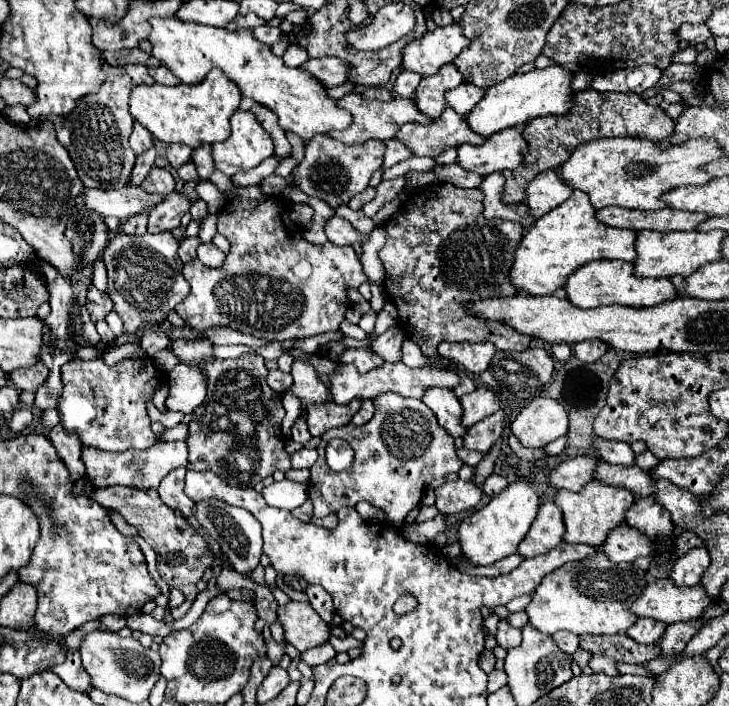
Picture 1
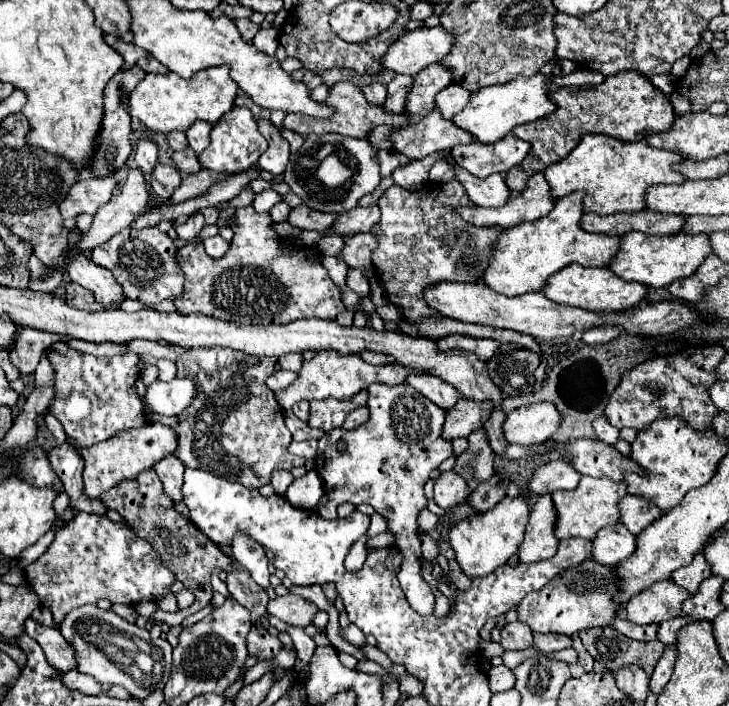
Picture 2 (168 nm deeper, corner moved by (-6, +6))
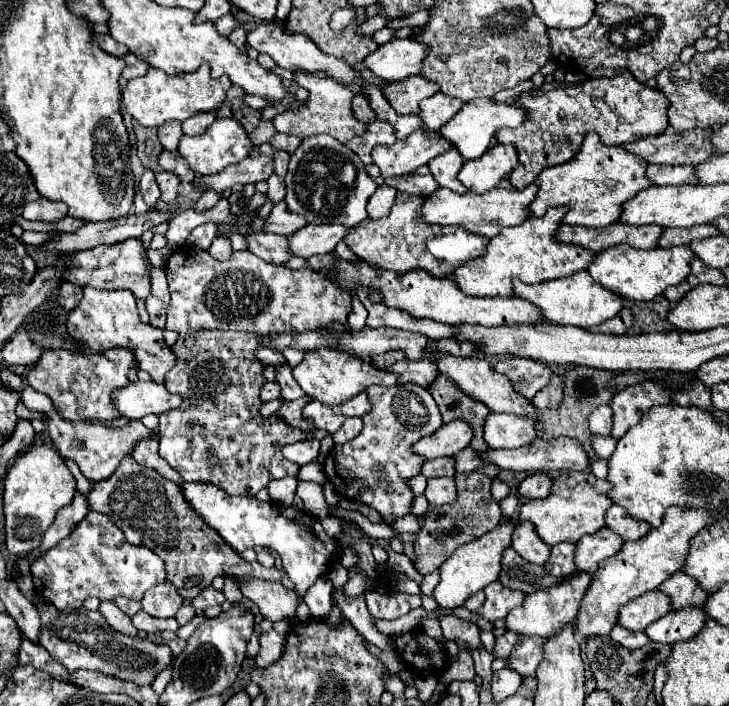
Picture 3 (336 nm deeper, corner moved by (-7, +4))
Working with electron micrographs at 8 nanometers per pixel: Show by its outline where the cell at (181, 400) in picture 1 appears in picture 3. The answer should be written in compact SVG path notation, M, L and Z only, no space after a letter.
M155 381L129 383L115 397L117 409L129 419L141 419L149 413L161 415L165 411L179 407L181 401L183 401L181 395L169 393L163 383Z

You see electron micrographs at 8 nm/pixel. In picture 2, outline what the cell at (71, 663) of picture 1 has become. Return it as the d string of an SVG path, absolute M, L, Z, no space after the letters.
M26 619L26 633L42 647L46 661L58 669L58 671L68 671L76 667L76 659L74 659L74 649L66 643L66 639L62 639L58 629L50 629L40 625L34 619Z

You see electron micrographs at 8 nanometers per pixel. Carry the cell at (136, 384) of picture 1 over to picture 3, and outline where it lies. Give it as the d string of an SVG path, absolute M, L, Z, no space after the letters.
M115 347L103 353L75 355L69 351L45 351L37 365L27 373L27 381L35 391L41 391L51 397L53 407L67 421L85 421L85 423L109 423L123 417L115 403L113 395L117 389L129 383L129 369L137 365L131 349Z

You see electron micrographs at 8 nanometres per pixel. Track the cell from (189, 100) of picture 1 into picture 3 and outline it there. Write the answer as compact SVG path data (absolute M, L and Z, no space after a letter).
M201 65L195 73L185 73L183 77L171 77L159 69L149 69L145 77L127 81L123 89L125 111L145 127L159 127L169 121L185 121L197 113L211 113L221 107L227 99L231 81L223 75L221 79L211 79L211 67Z

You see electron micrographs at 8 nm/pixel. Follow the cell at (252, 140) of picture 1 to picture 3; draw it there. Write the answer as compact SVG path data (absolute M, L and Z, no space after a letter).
M215 119L215 123L211 125L211 129L207 129L207 133L199 135L199 137L181 137L179 149L177 149L189 163L189 167L197 173L197 175L211 175L211 173L219 173L229 165L237 165L239 161L247 159L253 151L253 143L247 135L247 131L243 129L243 125L233 119Z

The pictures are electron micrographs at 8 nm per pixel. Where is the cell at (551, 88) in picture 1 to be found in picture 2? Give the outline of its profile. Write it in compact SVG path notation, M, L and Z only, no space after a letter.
M536 73L534 77L516 77L514 81L506 85L492 85L478 93L472 93L466 109L462 109L458 115L454 115L452 123L464 131L468 131L476 141L490 145L502 137L506 137L516 125L524 125L536 119L542 119L554 111L554 103L548 99L550 79L542 73Z

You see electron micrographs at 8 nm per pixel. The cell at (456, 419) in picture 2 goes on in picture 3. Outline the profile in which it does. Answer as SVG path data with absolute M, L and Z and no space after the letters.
M455 419L451 423L445 423L441 429L437 429L431 437L423 437L415 443L415 453L437 459L445 455L455 455L459 449L467 447L473 437L473 427L467 425L463 419Z

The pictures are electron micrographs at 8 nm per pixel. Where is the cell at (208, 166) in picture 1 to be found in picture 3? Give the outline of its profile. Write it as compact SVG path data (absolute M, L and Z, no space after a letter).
M199 113L199 117L189 117L187 121L181 123L183 127L183 133L189 135L189 137L195 137L195 135L201 135L207 131L207 127L215 121L215 113Z

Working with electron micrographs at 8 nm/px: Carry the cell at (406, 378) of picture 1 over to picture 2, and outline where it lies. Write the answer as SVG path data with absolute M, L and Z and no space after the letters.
M318 351L310 361L304 361L302 369L298 371L298 379L290 387L276 393L276 399L284 411L290 411L290 407L302 399L312 401L312 399L334 397L340 401L348 401L352 395L356 395L358 391L366 389L372 383L388 383L388 385L406 383L408 373L410 373L410 369L402 367L400 363L374 367L374 365L362 361L360 355L338 355L334 351Z

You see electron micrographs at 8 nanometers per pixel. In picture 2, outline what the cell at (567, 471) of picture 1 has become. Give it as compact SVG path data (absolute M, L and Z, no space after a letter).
M556 459L534 469L534 475L528 481L528 489L536 495L554 493L558 489L574 489L578 485L580 473L566 459Z

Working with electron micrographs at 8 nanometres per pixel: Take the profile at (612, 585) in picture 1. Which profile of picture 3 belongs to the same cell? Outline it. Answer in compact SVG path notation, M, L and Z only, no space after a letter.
M575 573L567 579L563 579L561 583L553 585L553 587L547 587L547 589L541 589L541 591L535 591L531 595L525 597L523 605L521 607L515 607L507 617L507 629L519 633L519 635L539 635L539 637L553 637L557 635L563 627L571 625L575 627L575 621L577 621L577 615L579 615L579 609L581 609L581 601L589 589L589 583L591 583L591 575L589 573Z

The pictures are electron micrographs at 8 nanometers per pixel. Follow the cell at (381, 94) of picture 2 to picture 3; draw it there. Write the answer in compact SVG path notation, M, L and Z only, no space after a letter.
M357 93L355 99L353 99L353 109L355 109L355 117L359 117L359 121L365 121L365 123L371 123L377 115L373 113L371 105L369 105L369 99L363 95L363 93Z

